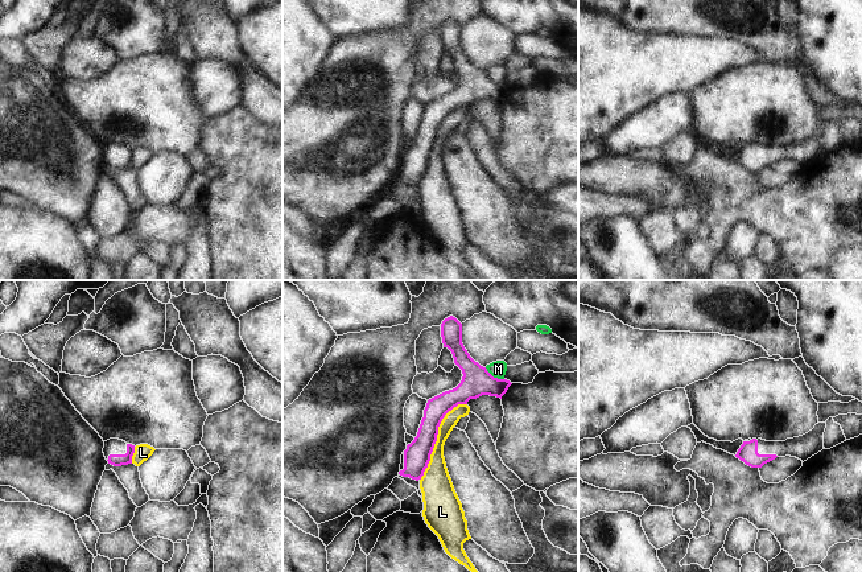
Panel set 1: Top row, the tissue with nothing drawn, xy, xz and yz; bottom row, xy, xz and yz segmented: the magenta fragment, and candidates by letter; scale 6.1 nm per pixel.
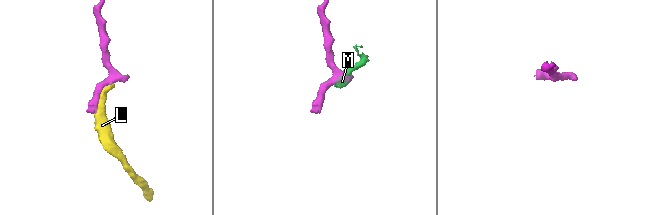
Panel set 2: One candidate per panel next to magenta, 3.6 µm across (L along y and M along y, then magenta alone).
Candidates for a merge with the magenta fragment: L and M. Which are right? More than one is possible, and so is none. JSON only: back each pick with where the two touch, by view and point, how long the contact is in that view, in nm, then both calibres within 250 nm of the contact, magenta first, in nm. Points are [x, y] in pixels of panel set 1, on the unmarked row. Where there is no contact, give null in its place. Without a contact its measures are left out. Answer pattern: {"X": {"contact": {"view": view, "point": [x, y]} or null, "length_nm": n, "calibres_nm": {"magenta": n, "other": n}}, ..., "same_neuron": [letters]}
{"same_neuron": []}

